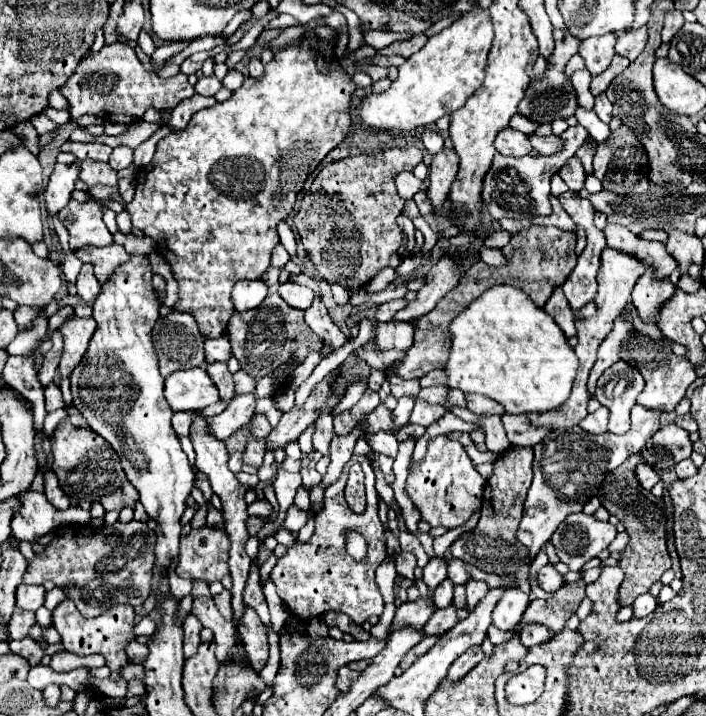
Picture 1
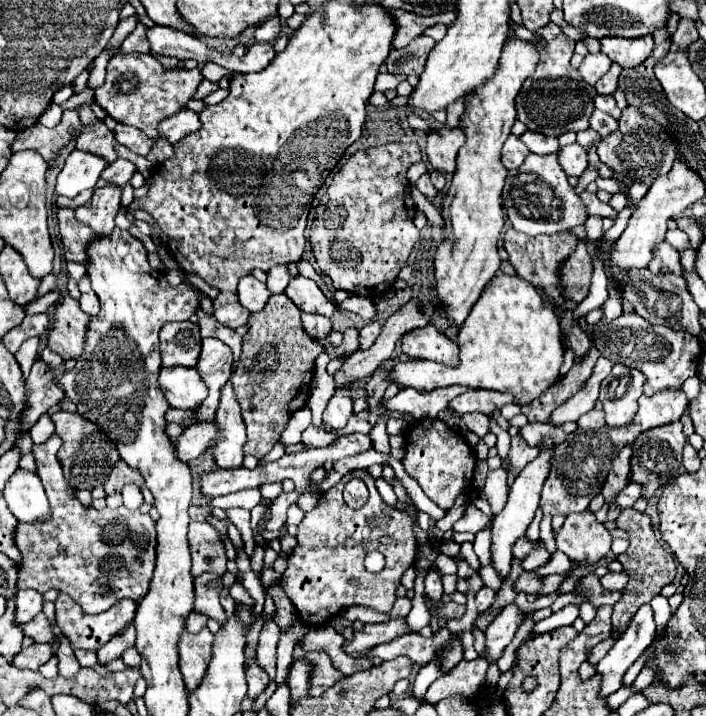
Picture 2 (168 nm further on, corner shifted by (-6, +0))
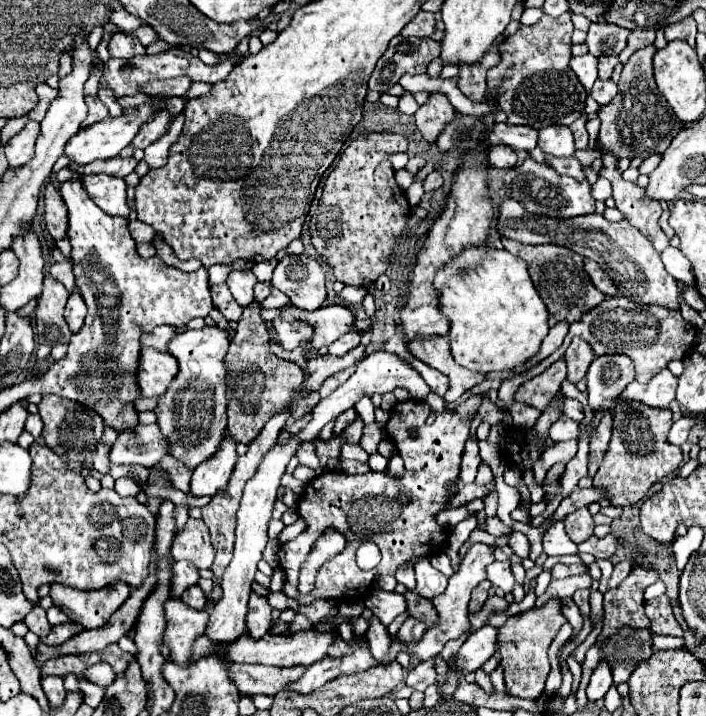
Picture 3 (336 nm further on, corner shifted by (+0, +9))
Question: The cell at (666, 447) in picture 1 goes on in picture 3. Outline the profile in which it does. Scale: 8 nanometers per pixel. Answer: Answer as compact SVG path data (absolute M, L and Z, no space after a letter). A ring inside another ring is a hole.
M617 400L611 412L615 414L613 436L605 458L593 476L593 488L601 488L611 506L633 506L647 496L655 482L663 480L681 466L683 450L667 440L671 428L669 408L653 408L639 402Z

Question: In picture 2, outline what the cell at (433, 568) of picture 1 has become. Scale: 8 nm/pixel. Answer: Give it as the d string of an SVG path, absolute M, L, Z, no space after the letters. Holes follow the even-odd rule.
M431 569L427 573L427 577L425 577L425 593L431 599L435 599L435 601L441 599L441 595L443 595L443 583L441 583L441 573L437 569Z

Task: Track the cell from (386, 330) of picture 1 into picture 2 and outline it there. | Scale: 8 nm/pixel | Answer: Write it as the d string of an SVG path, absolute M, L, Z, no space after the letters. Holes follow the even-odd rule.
M433 325L405 333L405 337L401 337L401 349L405 355L415 359L429 359L429 361L439 361L445 365L459 363L457 343L447 339Z

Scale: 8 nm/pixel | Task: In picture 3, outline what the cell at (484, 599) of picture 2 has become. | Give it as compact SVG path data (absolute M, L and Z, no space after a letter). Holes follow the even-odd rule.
M483 580L475 590L473 590L473 596L471 596L471 602L469 602L469 612L479 612L487 600L487 590L491 588L489 580Z

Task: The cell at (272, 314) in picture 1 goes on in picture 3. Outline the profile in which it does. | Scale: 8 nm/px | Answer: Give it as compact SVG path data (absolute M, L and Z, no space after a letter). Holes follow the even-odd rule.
M249 304L243 310L241 320L237 322L235 328L235 340L229 346L229 352L225 356L225 368L229 372L227 380L227 414L229 414L229 424L227 424L227 434L235 442L251 444L265 422L273 418L281 408L291 406L291 416L295 420L301 419L318 404L320 396L317 391L306 398L296 399L297 388L303 380L303 372L295 362L287 362L277 358L271 352L269 338L267 338L267 326L261 320L261 308L259 304Z

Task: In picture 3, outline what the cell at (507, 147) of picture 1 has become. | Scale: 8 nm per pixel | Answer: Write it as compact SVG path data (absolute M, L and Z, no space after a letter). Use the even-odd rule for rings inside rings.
M497 146L497 148L489 148L489 164L493 168L501 168L501 170L509 170L517 164L517 154L513 148L509 146Z

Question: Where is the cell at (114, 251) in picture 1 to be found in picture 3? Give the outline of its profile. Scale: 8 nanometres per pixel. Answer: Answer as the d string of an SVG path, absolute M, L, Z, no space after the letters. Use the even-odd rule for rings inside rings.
M53 184L45 186L43 202L45 202L47 230L53 236L53 240L61 240L67 234L67 212L65 212L65 204Z

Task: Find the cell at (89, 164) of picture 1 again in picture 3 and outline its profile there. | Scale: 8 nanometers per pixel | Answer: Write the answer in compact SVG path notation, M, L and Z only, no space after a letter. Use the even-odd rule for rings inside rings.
M87 96L85 102L87 102L87 106L89 106L89 114L87 114L87 118L83 120L83 128L95 124L97 120L103 120L103 118L109 114L107 106L99 100L99 96Z

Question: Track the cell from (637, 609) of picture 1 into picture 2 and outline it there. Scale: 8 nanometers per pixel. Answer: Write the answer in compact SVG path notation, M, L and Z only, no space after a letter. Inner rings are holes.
M651 605L639 607L631 623L619 641L609 649L609 653L597 663L597 671L603 673L603 697L621 687L625 671L639 659L639 655L655 639L655 619Z

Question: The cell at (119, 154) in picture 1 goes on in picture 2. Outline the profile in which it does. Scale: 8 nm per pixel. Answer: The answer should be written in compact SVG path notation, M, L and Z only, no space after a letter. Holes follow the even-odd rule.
M117 159L115 163L107 165L101 173L103 179L107 179L109 183L113 185L123 185L131 179L131 175L135 173L135 165L131 161L125 161L125 159Z

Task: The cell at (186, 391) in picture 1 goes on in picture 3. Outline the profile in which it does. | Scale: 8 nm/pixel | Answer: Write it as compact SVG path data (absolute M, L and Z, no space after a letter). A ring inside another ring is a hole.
M141 348L137 366L137 386L141 396L161 396L165 386L177 376L177 360L155 348Z

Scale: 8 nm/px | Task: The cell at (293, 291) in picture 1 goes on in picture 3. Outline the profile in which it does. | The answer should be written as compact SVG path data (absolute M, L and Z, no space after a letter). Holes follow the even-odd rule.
M287 254L279 260L271 284L289 296L295 308L317 310L327 298L321 264L309 254Z

